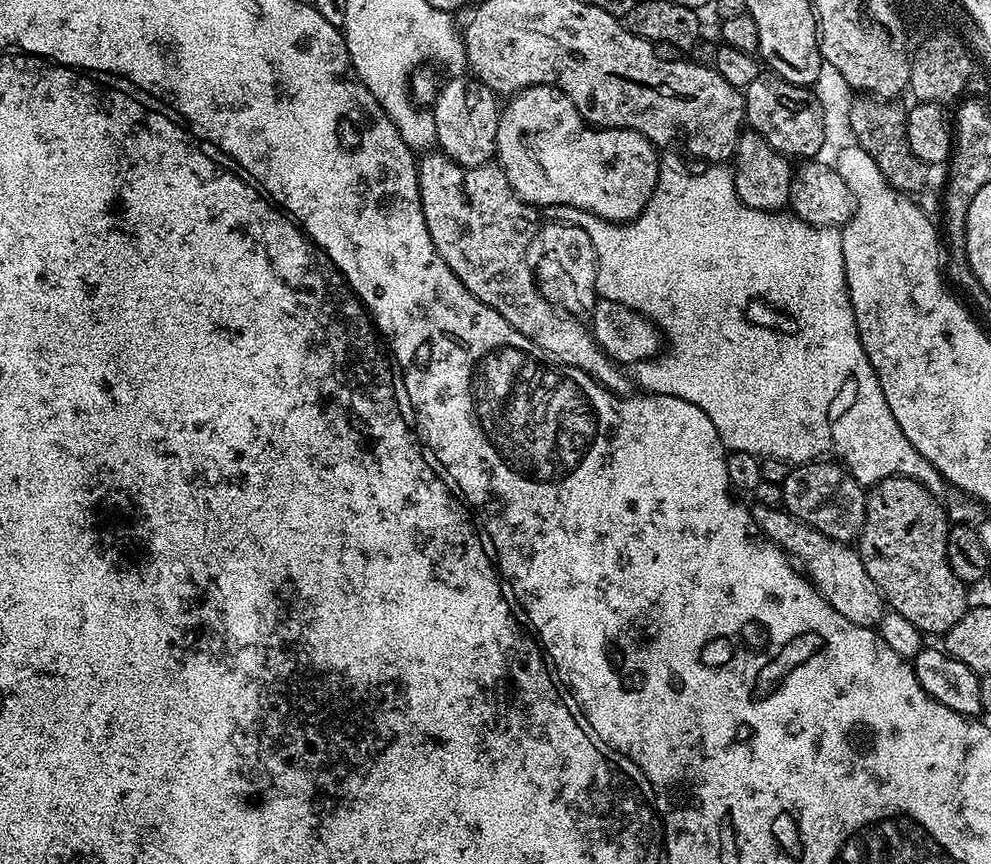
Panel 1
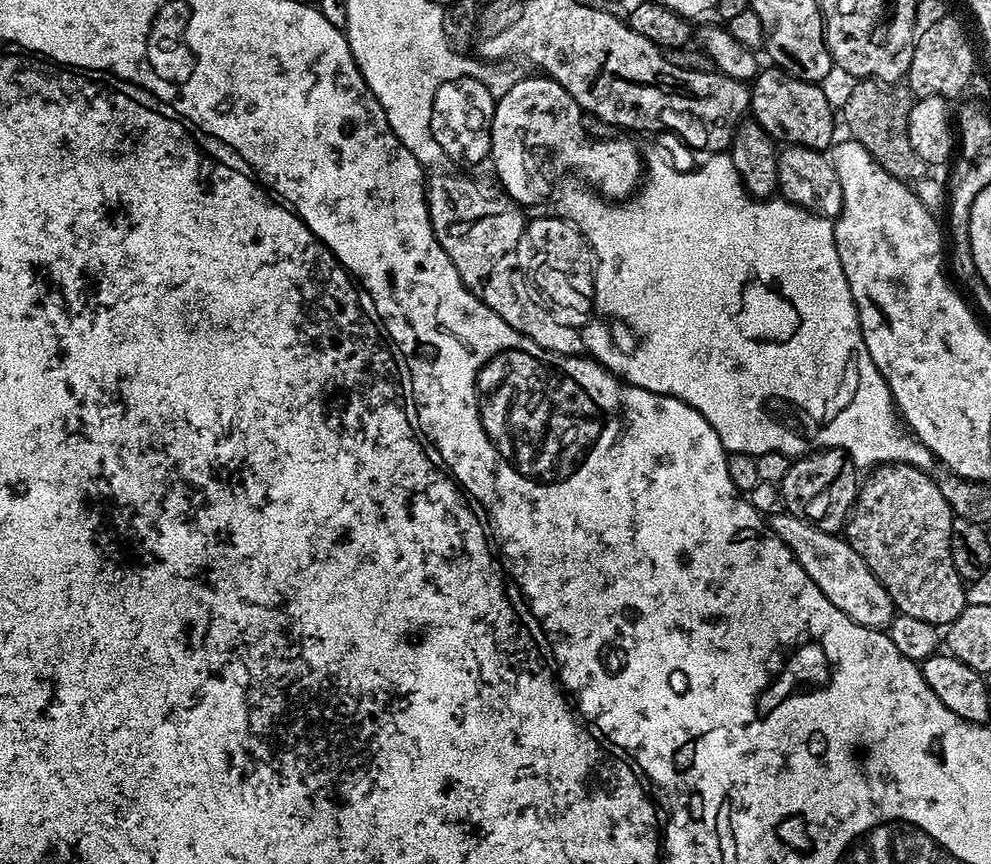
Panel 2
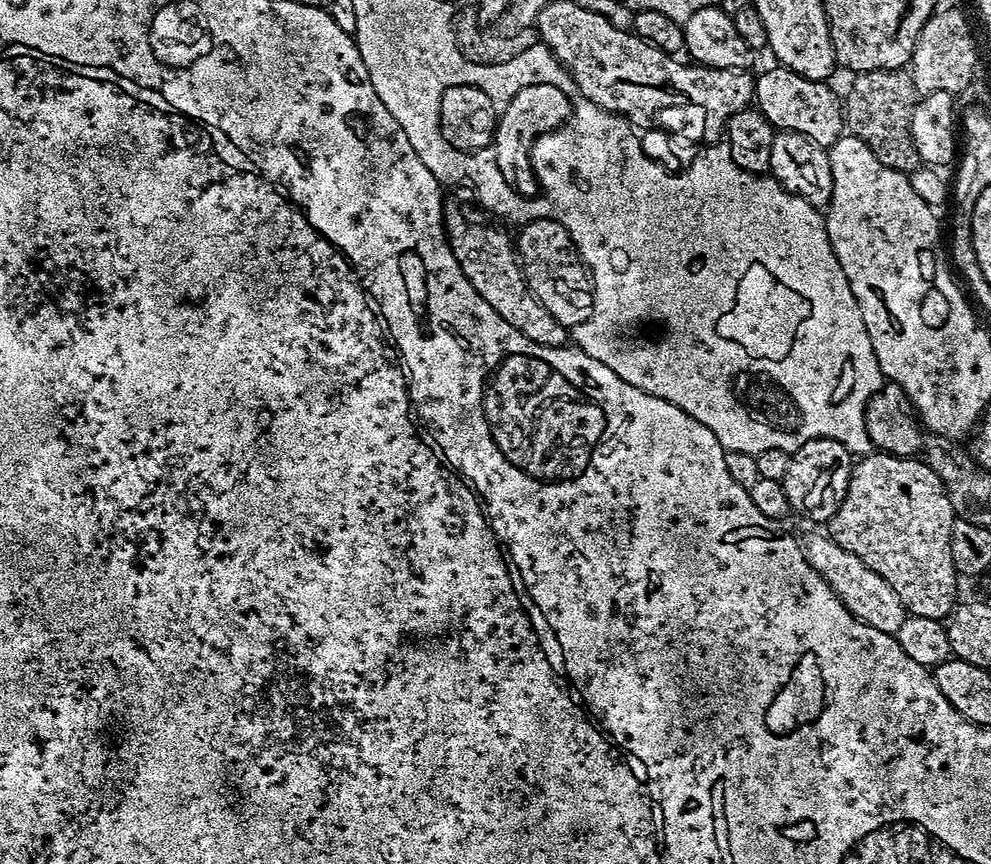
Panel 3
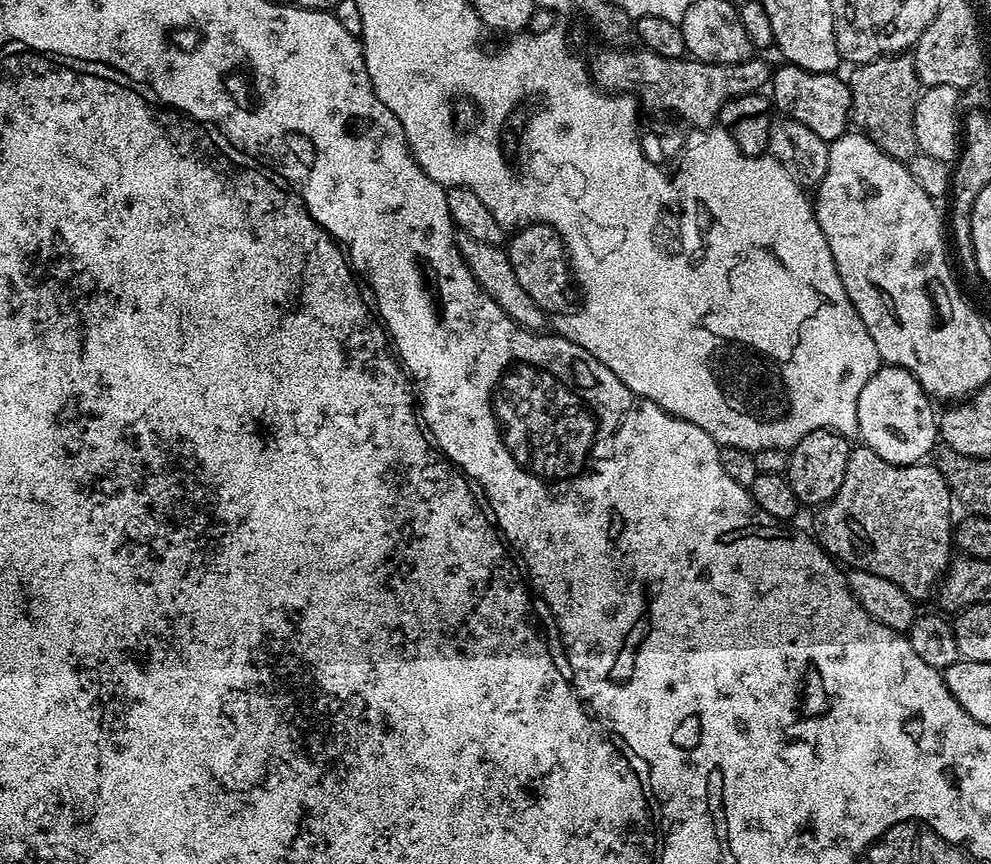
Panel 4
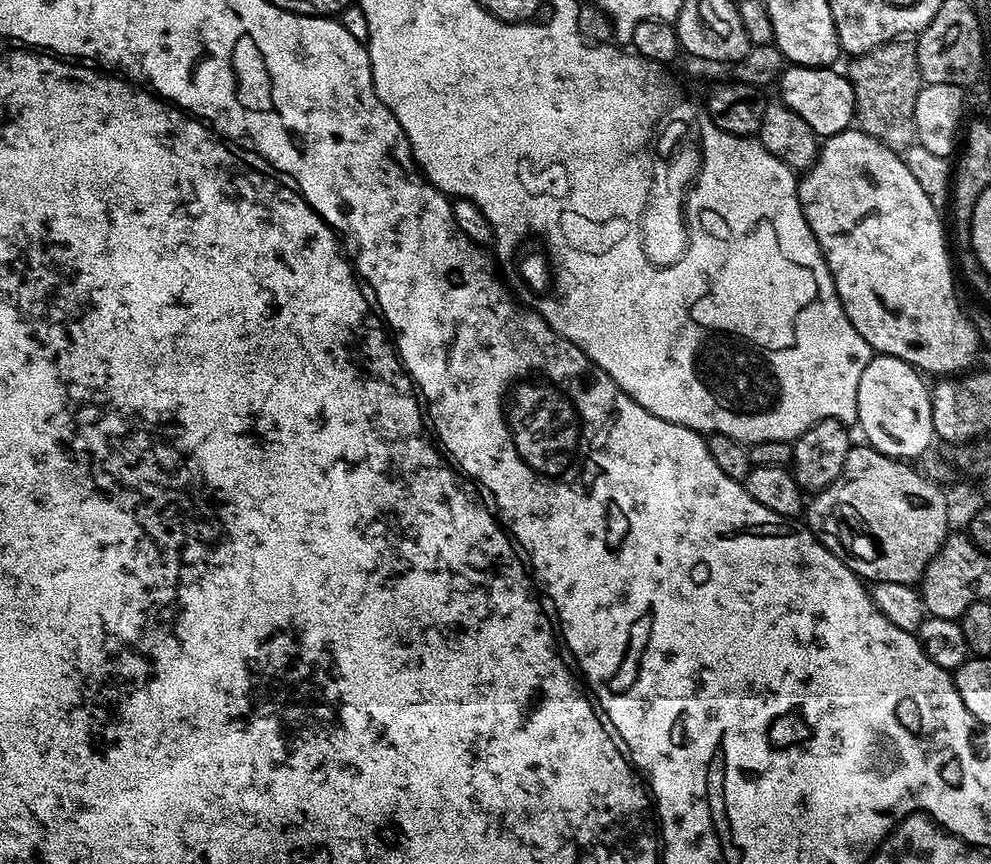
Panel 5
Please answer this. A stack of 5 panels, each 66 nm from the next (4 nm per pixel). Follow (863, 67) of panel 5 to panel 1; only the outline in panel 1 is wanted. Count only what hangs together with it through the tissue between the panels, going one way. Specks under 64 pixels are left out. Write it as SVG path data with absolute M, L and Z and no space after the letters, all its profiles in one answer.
M856 98L850 110L850 125L854 130L854 138L886 178L892 188L905 194L919 194L925 191L928 180L929 165L924 164L910 150L910 142L906 138L906 122L908 113L900 102L889 102L879 98Z

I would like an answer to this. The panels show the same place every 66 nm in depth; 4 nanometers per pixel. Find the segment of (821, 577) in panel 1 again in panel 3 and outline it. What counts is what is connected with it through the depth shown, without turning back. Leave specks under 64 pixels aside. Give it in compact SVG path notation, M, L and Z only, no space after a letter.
M812 532L802 540L810 564L822 574L825 582L832 587L837 598L850 610L850 614L854 614L856 620L866 622L866 626L874 626L874 630L882 630L882 634L895 636L902 627L906 613L898 594L890 590L890 582L874 574L874 570L870 570L862 558L842 550L842 546L838 546L838 542L834 542L831 536L820 532Z

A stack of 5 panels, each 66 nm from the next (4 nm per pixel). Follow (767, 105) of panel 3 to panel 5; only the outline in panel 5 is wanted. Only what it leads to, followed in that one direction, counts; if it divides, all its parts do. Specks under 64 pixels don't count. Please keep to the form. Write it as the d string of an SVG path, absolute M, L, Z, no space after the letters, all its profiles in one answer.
M788 66L778 81L779 99L790 110L794 110L794 114L798 114L798 118L802 118L802 122L806 122L806 126L810 126L810 130L814 130L820 138L847 132L854 124L856 103L852 83L843 71L835 72L836 70L832 66L826 68Z

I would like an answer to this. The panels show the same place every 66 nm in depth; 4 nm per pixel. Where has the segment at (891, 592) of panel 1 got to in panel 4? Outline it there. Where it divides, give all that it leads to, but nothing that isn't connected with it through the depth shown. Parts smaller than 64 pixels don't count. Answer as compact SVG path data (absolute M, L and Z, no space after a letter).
M865 446L857 447L853 447L849 451L848 461L846 462L846 478L842 478L842 486L838 490L838 494L834 494L834 498L817 511L820 513L816 516L815 539L818 541L820 547L829 556L839 561L841 565L849 564L847 566L849 569L869 572L878 578L886 578L886 582L894 582L894 586L901 588L913 602L921 602L920 600L926 599L931 592L933 595L937 591L938 585L944 579L944 573L948 570L950 557L953 555L951 552L954 552L954 515L952 516L954 497L952 490L948 487L946 478L942 478L942 474L931 463L921 462L912 465L891 465L890 462L883 461L874 450Z

